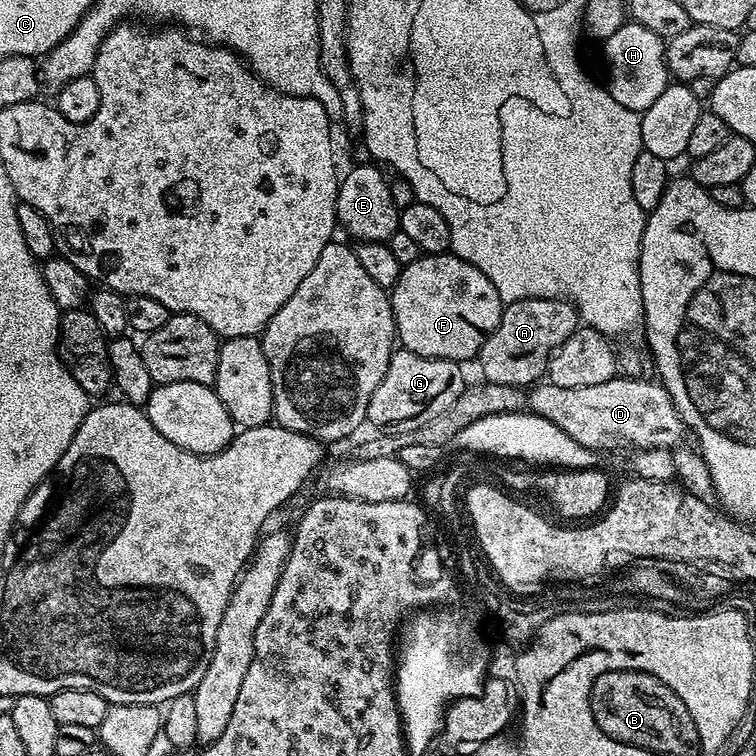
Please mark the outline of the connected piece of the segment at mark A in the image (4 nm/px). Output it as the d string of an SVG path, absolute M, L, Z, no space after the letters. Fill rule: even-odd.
M530 298L507 305L500 313L495 330L480 348L478 363L485 381L498 386L527 389L545 379L548 359L574 334L581 323L571 300L561 298Z

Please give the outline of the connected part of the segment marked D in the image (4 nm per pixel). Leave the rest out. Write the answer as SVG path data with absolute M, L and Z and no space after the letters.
M620 374L598 386L554 386L540 382L527 393L526 408L529 413L540 415L558 426L579 445L599 450L614 447L616 440L625 440L636 450L671 450L686 436L684 423L670 394L663 384L652 378L632 380Z

